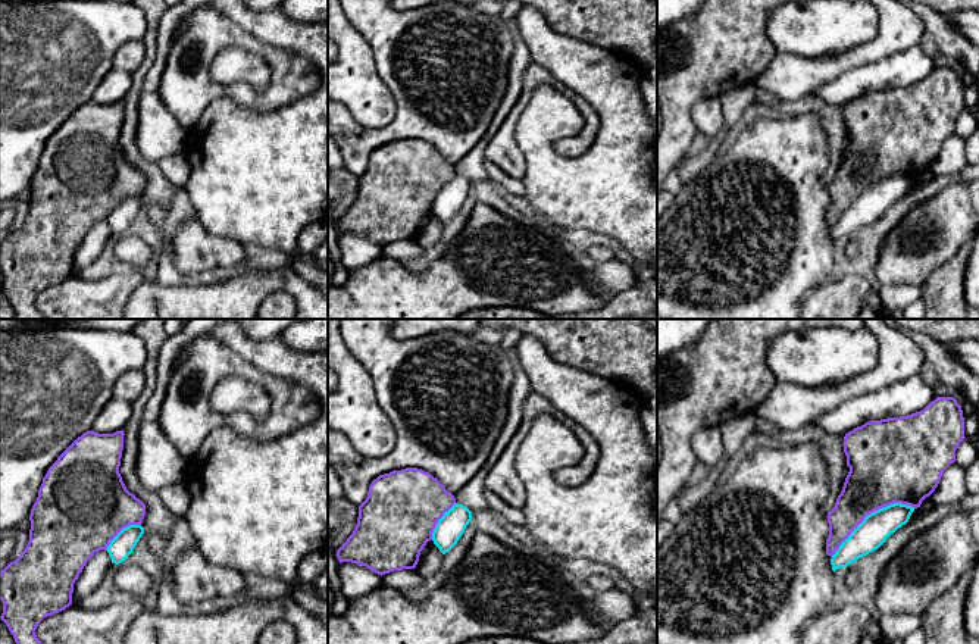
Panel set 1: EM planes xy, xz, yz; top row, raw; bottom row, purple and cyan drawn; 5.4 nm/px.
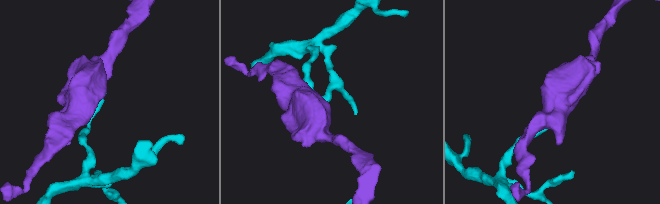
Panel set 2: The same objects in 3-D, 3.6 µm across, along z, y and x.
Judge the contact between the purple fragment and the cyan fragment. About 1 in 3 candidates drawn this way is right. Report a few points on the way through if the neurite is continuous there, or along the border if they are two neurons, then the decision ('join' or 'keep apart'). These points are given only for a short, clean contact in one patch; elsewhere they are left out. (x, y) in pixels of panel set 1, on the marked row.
keep apart

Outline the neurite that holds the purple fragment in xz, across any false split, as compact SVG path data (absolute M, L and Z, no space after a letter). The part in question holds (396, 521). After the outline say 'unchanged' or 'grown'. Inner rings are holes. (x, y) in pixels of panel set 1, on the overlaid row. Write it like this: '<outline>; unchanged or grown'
M422 469L379 475L369 485L357 525L337 557L340 563L362 565L381 576L415 569L438 520L454 504L454 495Z; unchanged

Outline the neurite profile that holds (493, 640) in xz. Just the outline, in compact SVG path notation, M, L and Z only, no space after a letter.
M490 637L466 641L463 644L544 644L544 643L513 637Z

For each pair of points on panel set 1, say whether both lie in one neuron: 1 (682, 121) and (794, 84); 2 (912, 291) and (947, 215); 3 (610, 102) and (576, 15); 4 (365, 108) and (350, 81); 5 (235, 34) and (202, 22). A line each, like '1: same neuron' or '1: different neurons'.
1: different neurons
2: different neurons
3: different neurons
4: same neuron
5: same neuron

